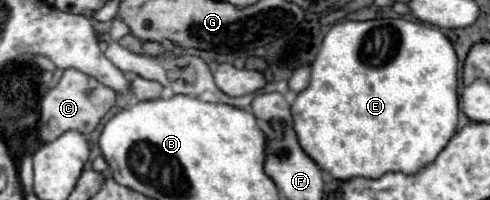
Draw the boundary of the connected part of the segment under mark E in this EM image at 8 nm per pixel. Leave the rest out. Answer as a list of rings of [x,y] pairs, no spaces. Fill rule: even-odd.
[[[379,18],[379,20],[367,20],[367,22],[341,22],[331,26],[331,30],[325,34],[321,52],[313,62],[311,68],[311,82],[305,90],[297,94],[297,100],[291,106],[293,112],[293,128],[297,132],[299,144],[303,152],[327,174],[331,174],[335,180],[351,180],[351,178],[381,178],[387,172],[403,172],[403,174],[415,174],[419,166],[427,166],[427,162],[433,162],[437,154],[447,146],[451,136],[455,134],[457,116],[459,116],[459,98],[457,98],[457,54],[447,40],[447,36],[441,34],[439,28],[427,26],[423,22],[411,22],[407,18]]]

